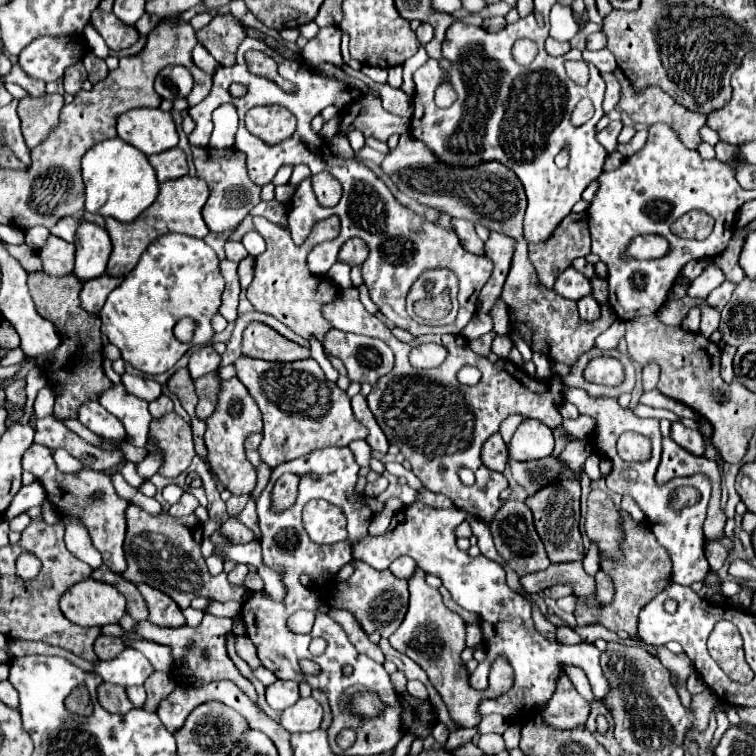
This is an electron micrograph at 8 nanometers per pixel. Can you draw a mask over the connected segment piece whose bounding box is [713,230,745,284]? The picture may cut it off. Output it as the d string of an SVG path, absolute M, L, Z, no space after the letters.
M739 230L739 234L735 234L729 242L729 246L719 254L715 256L715 264L719 266L719 270L725 274L725 280L733 282L733 284L739 284L739 280L745 278L741 266L739 266L739 252L741 252L741 246L743 246L743 240L745 240L745 232Z

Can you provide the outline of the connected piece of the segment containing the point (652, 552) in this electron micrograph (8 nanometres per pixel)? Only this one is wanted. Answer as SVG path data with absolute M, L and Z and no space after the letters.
M623 512L621 516L621 532L623 532L623 540L621 540L621 558L619 560L611 560L605 554L599 554L599 562L601 562L601 570L607 572L615 584L615 598L611 604L605 606L581 606L576 605L574 616L577 618L577 626L589 626L589 624L601 624L613 632L625 630L631 636L637 634L637 616L639 610L651 602L655 598L655 594L659 594L669 582L671 582L671 560L667 556L667 552L657 544L655 536L649 532L649 528L643 528L641 524L637 524L627 512Z

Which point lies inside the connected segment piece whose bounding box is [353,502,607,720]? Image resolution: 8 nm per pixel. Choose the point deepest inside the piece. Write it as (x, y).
(478, 584)

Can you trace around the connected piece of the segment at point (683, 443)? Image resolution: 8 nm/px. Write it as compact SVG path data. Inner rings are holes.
M681 422L671 424L671 440L675 440L681 448L685 448L687 452L691 452L695 456L705 456L703 436L697 430L685 428Z

